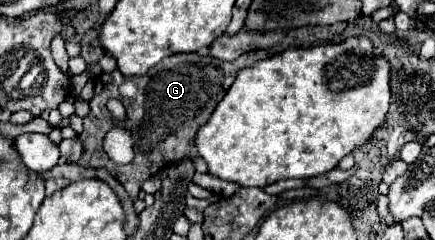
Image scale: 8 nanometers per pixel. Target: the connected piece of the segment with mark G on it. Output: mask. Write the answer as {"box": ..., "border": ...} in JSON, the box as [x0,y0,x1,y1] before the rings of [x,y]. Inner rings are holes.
{"box":[79,50,271,200],"border":[[[258,50],[241,54],[233,62],[217,60],[213,56],[199,56],[199,54],[175,54],[165,60],[161,60],[155,68],[151,68],[143,76],[129,78],[139,86],[139,94],[135,100],[125,100],[127,118],[123,122],[115,120],[109,110],[105,108],[105,100],[119,98],[119,72],[113,74],[101,74],[95,78],[95,96],[91,98],[89,106],[91,112],[83,122],[83,132],[79,134],[79,140],[83,142],[83,156],[79,158],[79,166],[83,168],[105,168],[109,170],[127,190],[131,200],[137,200],[137,194],[141,190],[141,184],[151,178],[155,172],[161,172],[171,160],[181,160],[191,154],[195,132],[201,124],[205,124],[215,110],[215,106],[223,100],[225,92],[233,84],[237,72],[245,66],[255,64],[257,60],[269,57],[271,53],[266,50]],[[111,128],[125,128],[133,134],[133,150],[135,160],[127,166],[117,166],[111,162],[111,158],[103,150],[103,138]]]}

